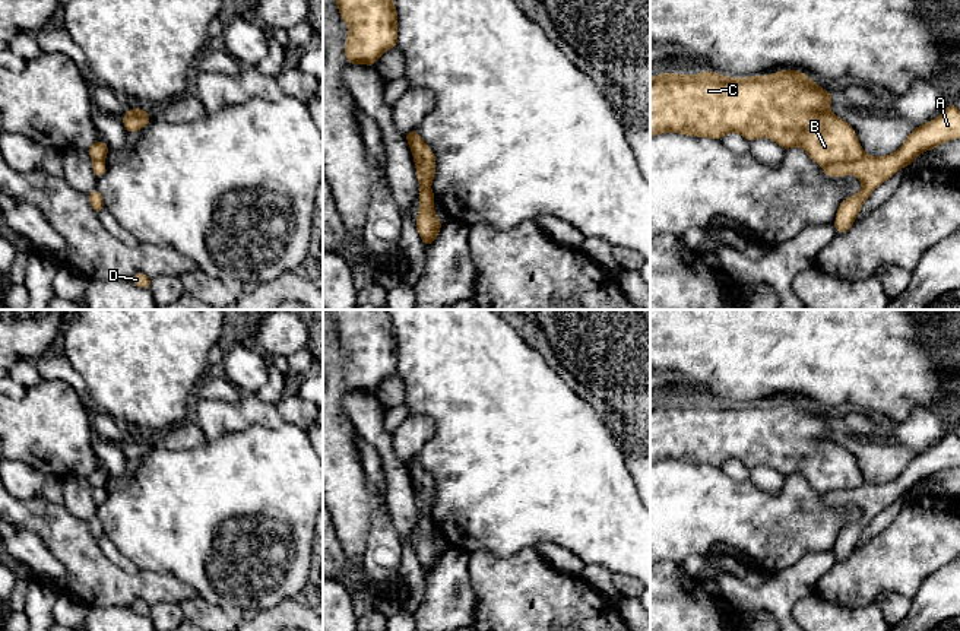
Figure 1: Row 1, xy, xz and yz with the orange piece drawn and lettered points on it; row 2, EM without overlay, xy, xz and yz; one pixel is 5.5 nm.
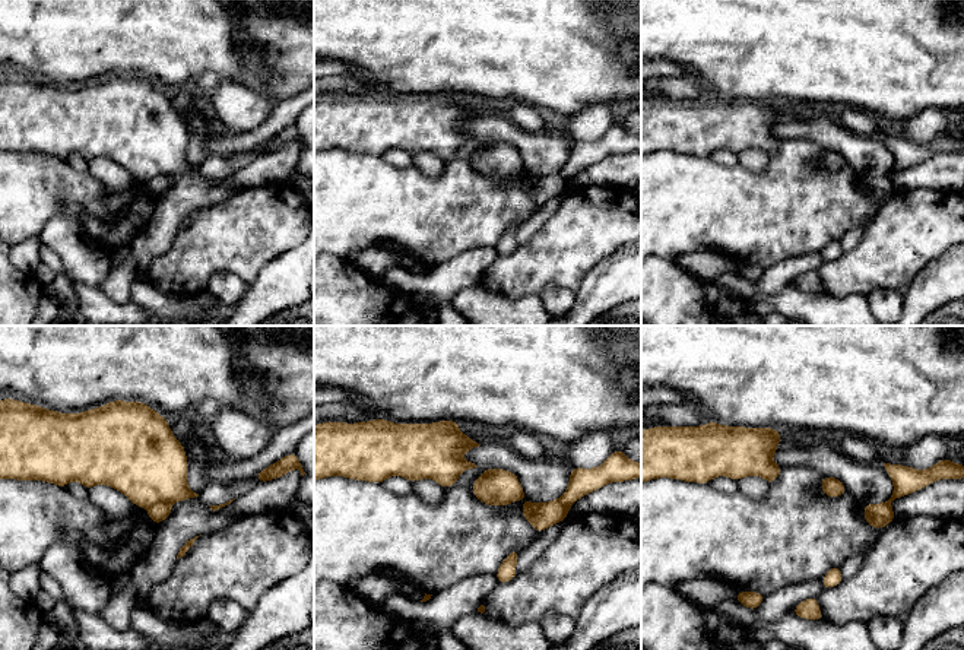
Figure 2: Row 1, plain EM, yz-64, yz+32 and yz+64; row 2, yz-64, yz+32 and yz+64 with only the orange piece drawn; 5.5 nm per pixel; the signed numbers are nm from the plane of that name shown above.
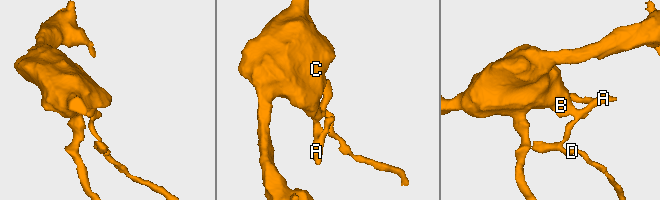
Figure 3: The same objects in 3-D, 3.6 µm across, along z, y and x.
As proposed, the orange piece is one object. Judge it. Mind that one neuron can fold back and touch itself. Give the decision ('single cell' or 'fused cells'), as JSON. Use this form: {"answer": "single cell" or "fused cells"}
{"answer": "fused cells"}

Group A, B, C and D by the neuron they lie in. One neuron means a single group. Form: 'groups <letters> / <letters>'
groups A D / B C

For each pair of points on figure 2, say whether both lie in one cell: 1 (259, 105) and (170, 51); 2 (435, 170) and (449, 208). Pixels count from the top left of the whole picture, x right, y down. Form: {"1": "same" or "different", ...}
{"1": "different", "2": "different"}

